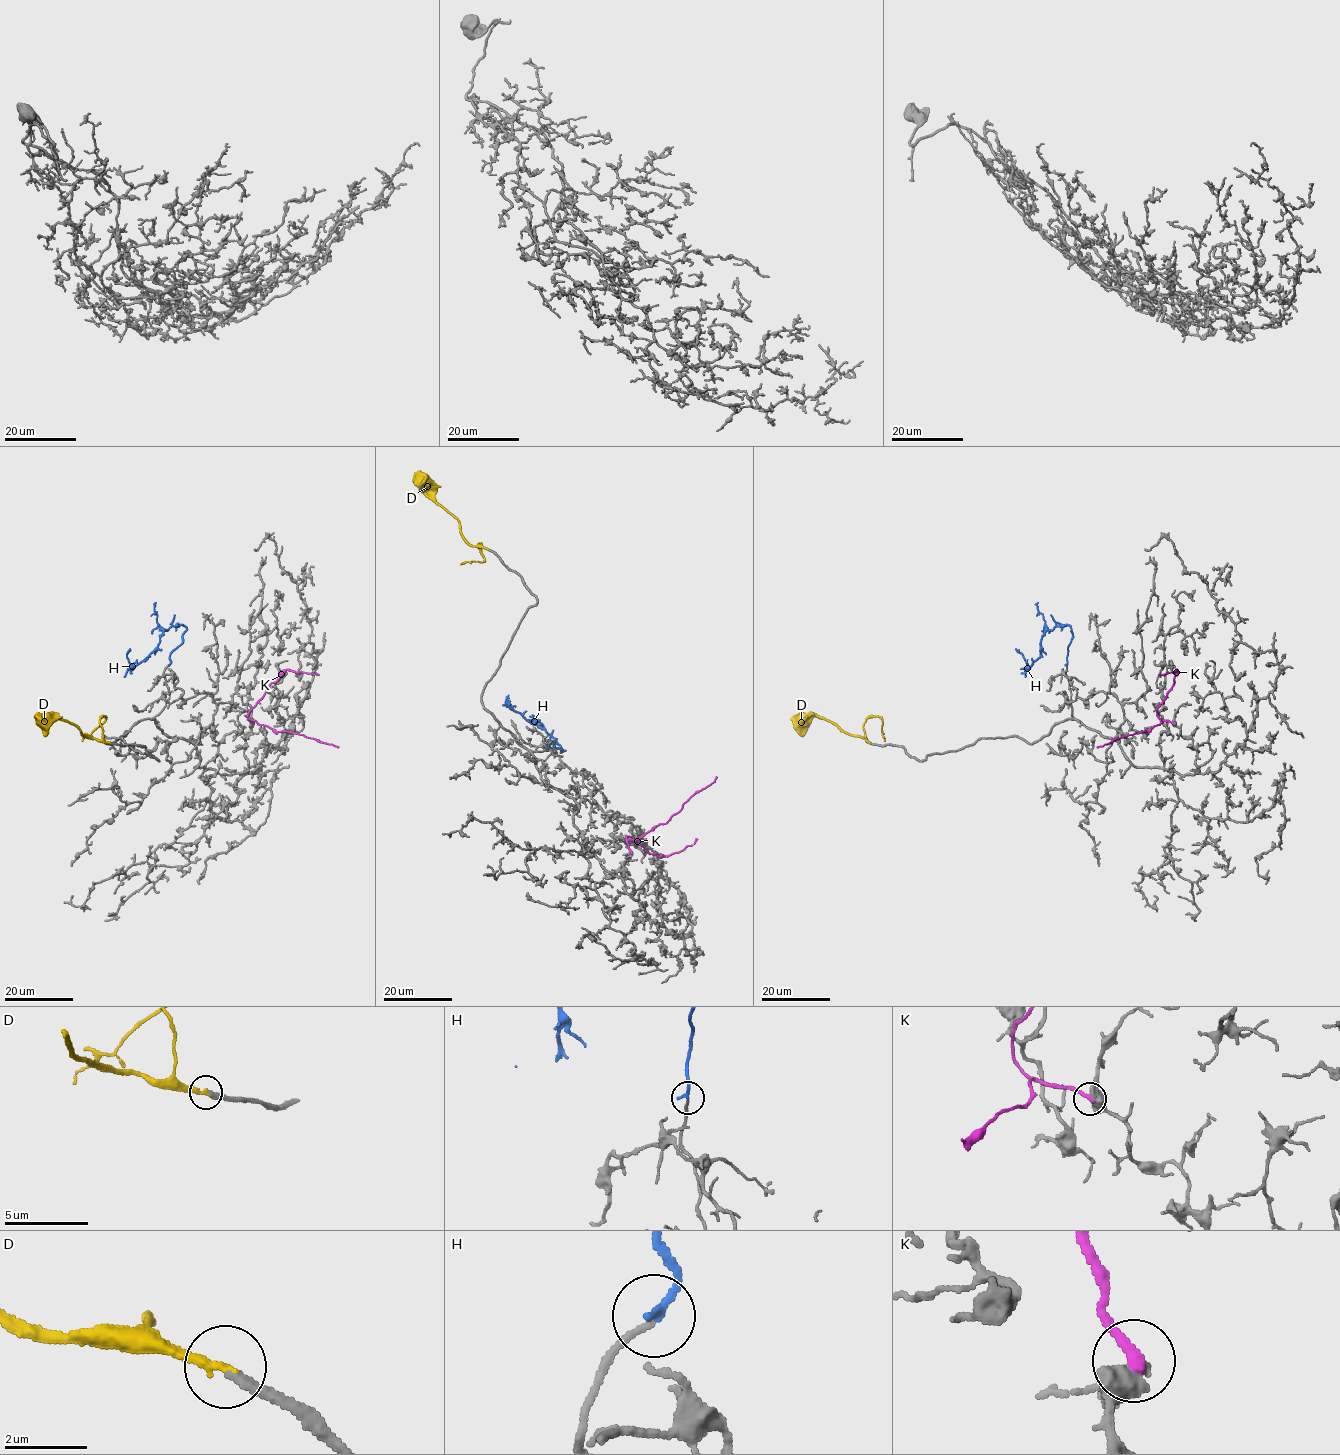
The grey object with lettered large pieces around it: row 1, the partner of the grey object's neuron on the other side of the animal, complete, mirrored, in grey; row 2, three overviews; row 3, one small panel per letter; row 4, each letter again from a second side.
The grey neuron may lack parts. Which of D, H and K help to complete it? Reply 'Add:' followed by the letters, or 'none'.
Add: D, H

